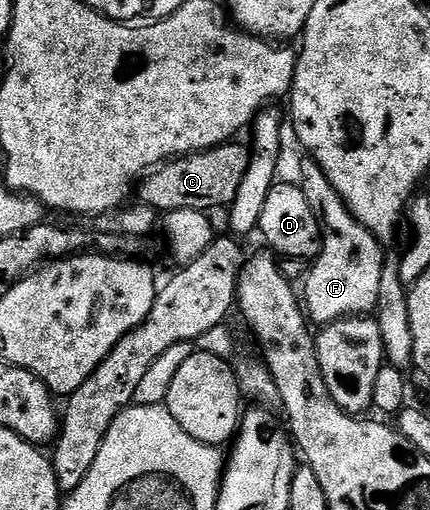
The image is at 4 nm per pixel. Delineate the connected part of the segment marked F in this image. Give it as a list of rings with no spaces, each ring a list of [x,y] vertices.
[[[304,156],[300,162],[298,185],[310,208],[320,219],[322,231],[319,255],[311,263],[307,277],[302,282],[302,302],[307,317],[315,325],[317,322],[317,327],[323,328],[339,318],[371,315],[380,302],[382,272],[386,265],[385,247],[348,211],[342,196],[338,196],[322,168],[310,156]]]

